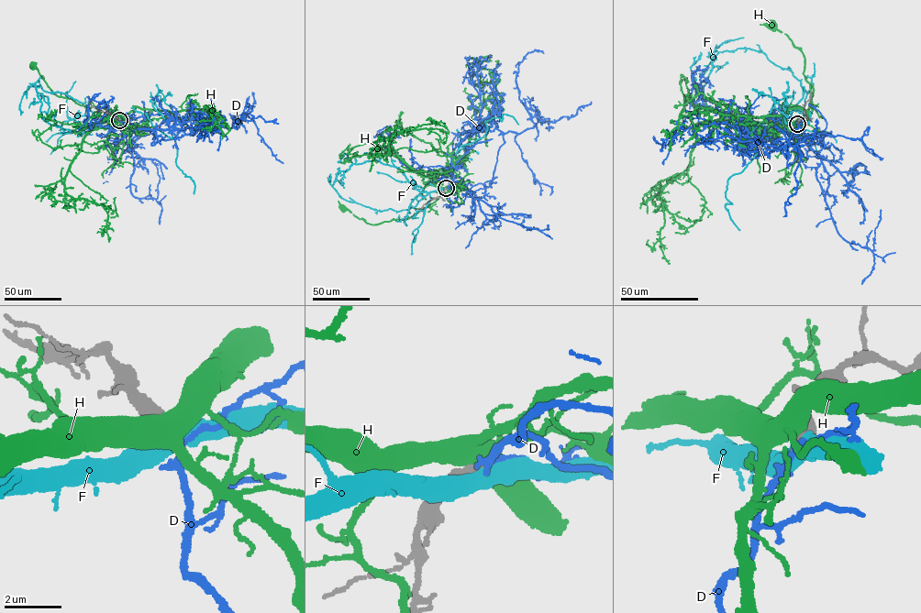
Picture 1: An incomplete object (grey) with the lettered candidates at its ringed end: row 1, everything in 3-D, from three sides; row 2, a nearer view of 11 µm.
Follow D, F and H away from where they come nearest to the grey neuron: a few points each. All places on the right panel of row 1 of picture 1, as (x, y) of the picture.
D: (797, 124), (794, 136), (747, 133), (761, 154), (788, 146), (787, 158), (705, 136), (713, 150)
F: (797, 123), (807, 124), (810, 113), (769, 116), (755, 155), (728, 180), (732, 203), (725, 206), (739, 230)
H: (797, 123), (807, 119), (805, 114), (810, 106), (813, 85), (804, 75), (803, 53), (771, 24)

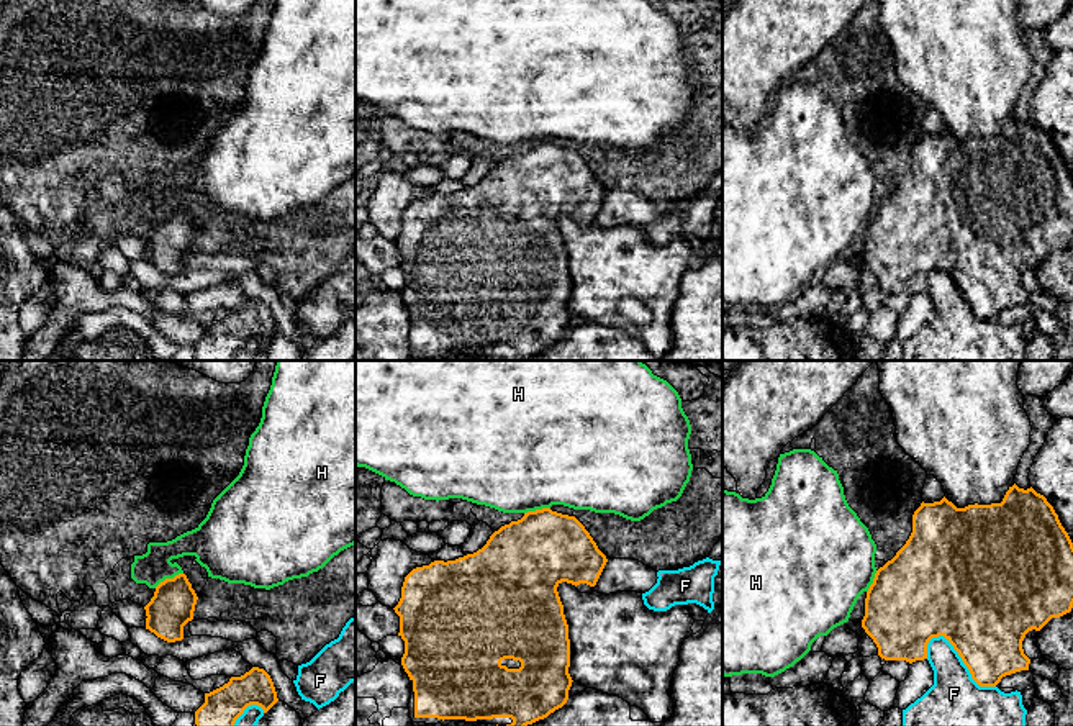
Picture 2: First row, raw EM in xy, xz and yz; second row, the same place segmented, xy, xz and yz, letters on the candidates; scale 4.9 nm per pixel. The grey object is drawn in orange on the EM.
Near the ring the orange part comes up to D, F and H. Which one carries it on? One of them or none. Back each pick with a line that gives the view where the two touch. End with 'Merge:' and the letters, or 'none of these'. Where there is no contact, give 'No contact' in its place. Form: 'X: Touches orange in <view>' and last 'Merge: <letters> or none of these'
D: No contact
Merge: D

